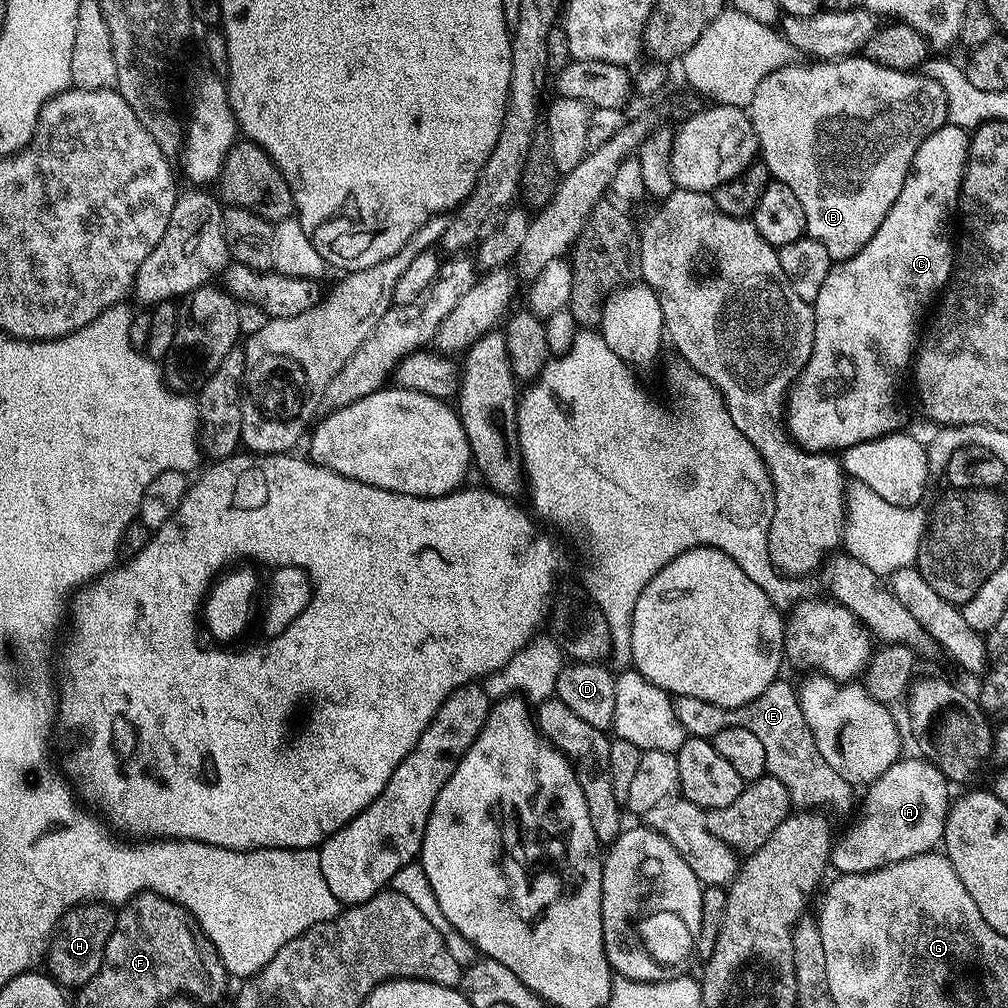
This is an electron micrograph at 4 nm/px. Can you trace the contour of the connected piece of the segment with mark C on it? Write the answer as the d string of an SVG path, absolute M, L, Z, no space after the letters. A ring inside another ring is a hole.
M946 123L934 134L918 146L918 154L914 154L914 162L910 162L910 170L906 174L906 182L902 182L902 194L894 198L894 206L890 206L890 214L882 218L882 226L874 230L874 238L858 250L850 258L833 263L830 274L826 274L826 282L822 282L822 290L818 290L818 298L812 309L814 318L814 350L806 362L804 371L796 379L786 397L786 427L788 435L808 451L827 452L831 450L843 450L854 446L856 443L862 443L864 440L878 439L889 432L897 431L900 424L900 408L896 405L896 384L906 380L906 373L914 360L914 353L918 347L918 333L920 328L920 315L924 312L924 307L928 304L928 296L935 297L947 285L952 277L954 267L954 213L957 211L960 203L960 183L964 177L964 163L968 161L968 142L970 136L967 131L953 124Z

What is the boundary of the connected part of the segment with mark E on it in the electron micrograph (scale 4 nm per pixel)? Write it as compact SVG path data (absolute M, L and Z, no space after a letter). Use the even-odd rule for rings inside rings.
M777 678L773 684L766 686L766 690L762 690L762 694L758 694L758 698L754 698L754 702L741 708L719 708L710 702L702 702L700 698L677 696L672 701L672 709L688 736L711 738L718 730L726 730L726 726L746 726L746 730L754 733L766 750L767 775L778 778L778 782L788 788L797 809L827 810L832 813L848 812L852 808L853 811L853 785L837 774L822 754L818 754L818 746L814 746L806 718L802 718L796 688L788 685L784 678Z

